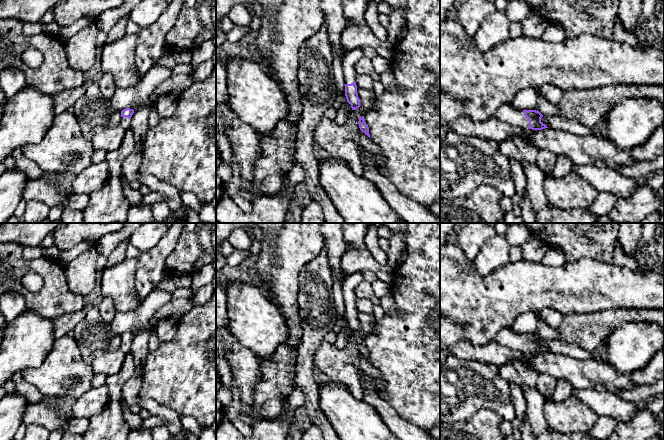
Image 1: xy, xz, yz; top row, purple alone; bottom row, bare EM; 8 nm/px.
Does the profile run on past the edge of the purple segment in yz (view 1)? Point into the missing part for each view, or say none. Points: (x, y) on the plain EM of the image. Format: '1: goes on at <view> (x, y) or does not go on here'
1: goes on at yz (505, 336)

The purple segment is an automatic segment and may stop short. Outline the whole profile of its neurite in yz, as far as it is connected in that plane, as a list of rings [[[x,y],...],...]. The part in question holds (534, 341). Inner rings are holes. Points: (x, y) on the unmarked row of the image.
[[[510,328],[500,329],[494,340],[514,351],[542,354],[548,352],[541,346],[543,339],[537,334],[517,334]]]

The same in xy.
[[[126,332],[121,335],[121,346],[120,350],[123,351],[126,354],[129,354],[129,349],[130,349],[130,342],[132,341],[134,337],[133,333]]]

